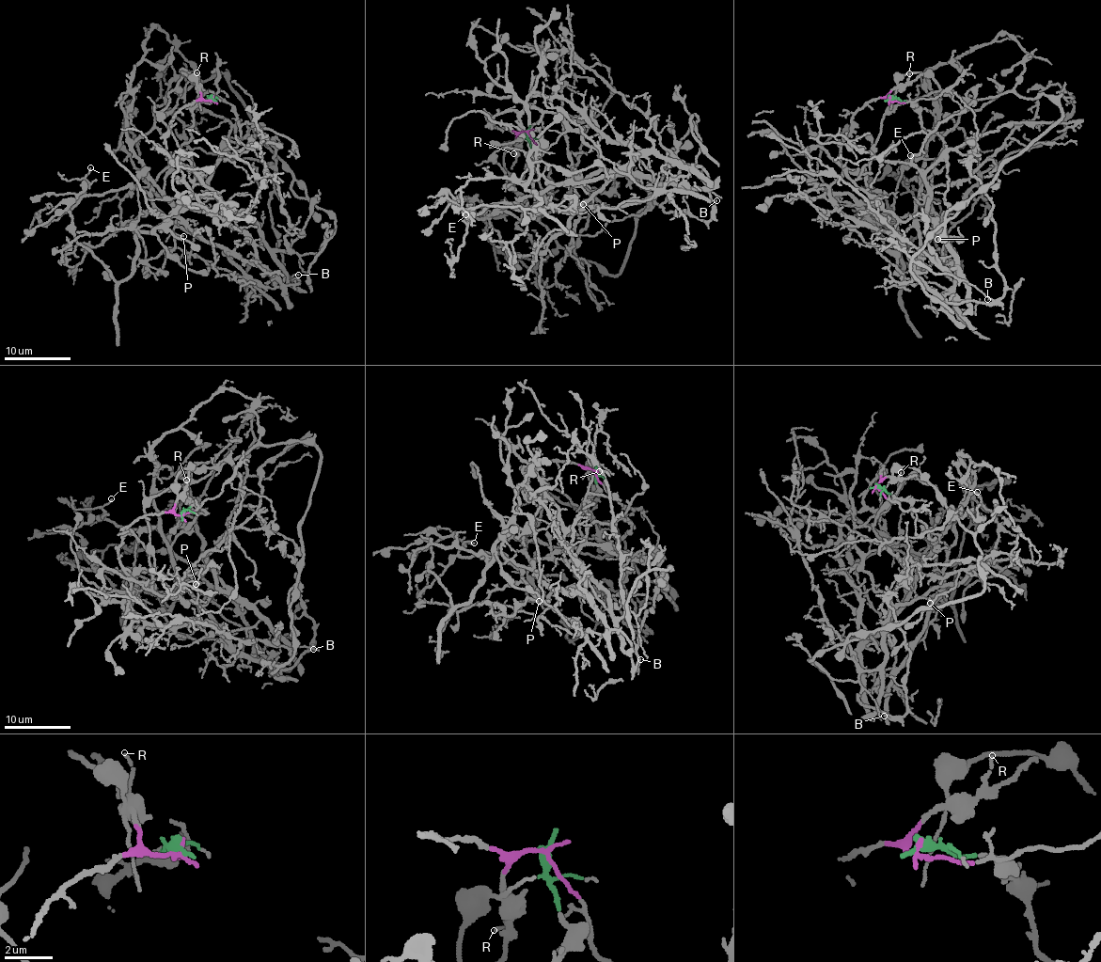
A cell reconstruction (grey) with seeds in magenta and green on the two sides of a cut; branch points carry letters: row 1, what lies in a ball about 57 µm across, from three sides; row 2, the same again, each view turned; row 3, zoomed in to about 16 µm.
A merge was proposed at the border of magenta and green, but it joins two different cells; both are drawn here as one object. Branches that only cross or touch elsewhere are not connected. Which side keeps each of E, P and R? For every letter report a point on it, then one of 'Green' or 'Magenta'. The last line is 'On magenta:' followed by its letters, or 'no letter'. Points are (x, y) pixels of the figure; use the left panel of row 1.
E: Place: (90, 167). Green
P: Place: (183, 236). Green
R: Place: (196, 72). Magenta
On magenta: R

